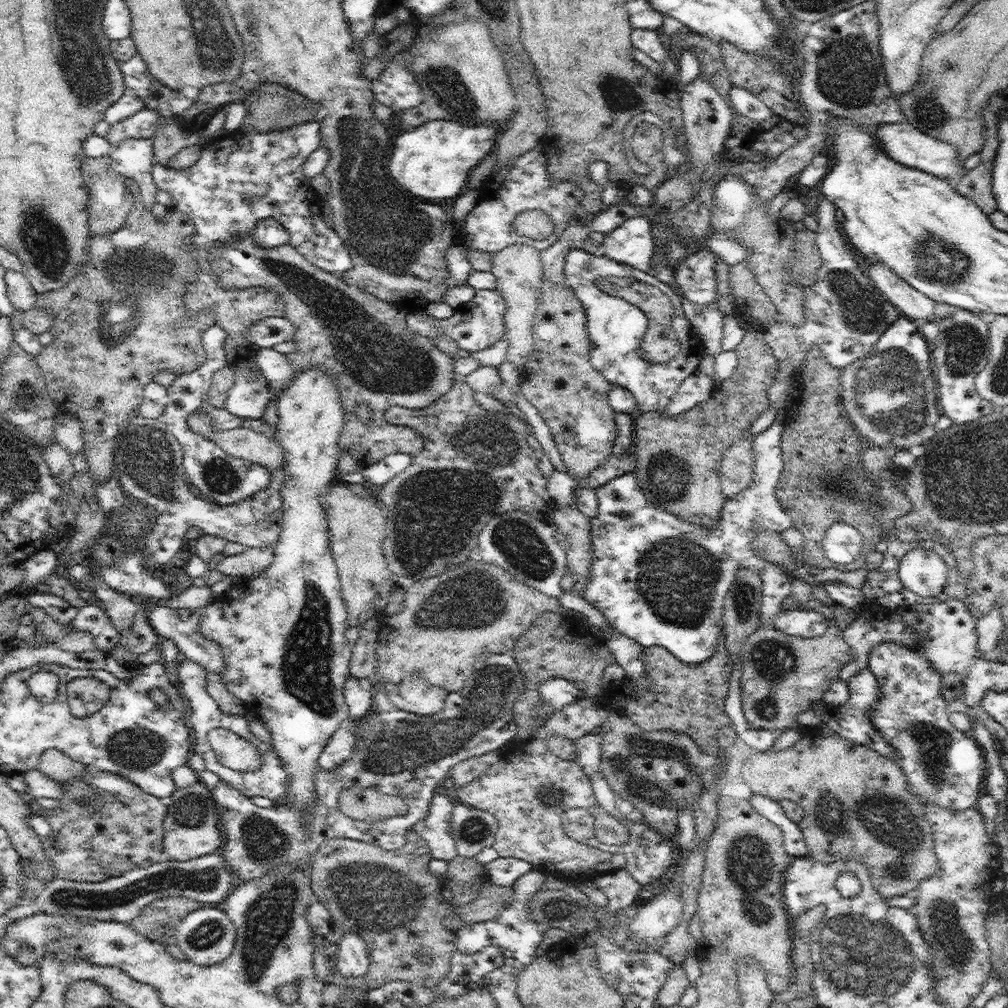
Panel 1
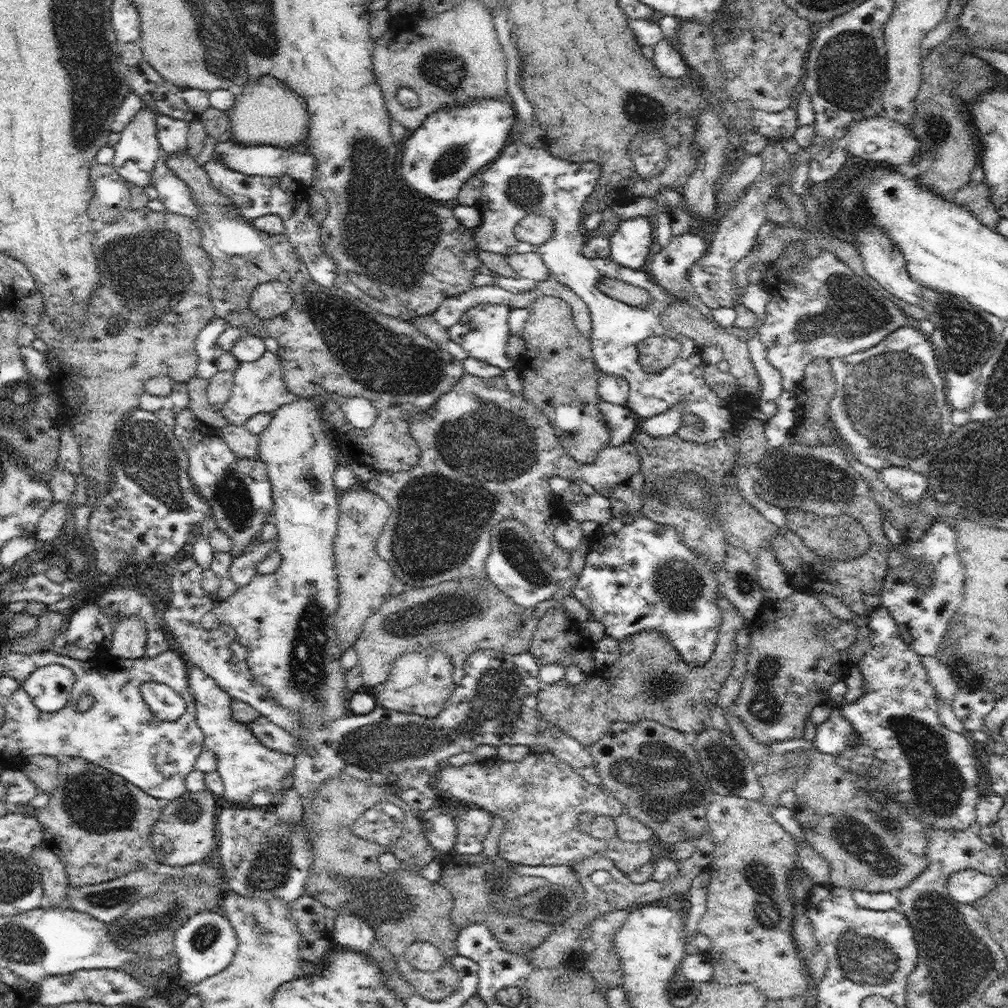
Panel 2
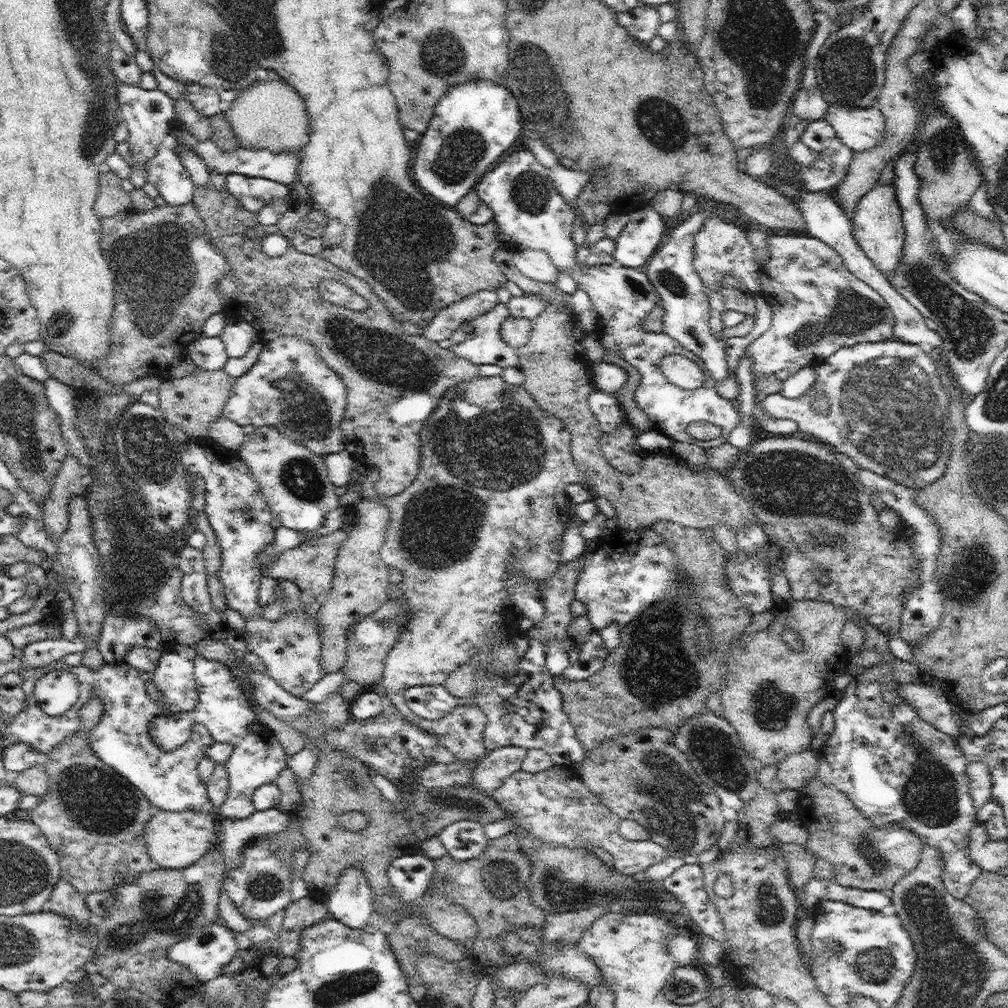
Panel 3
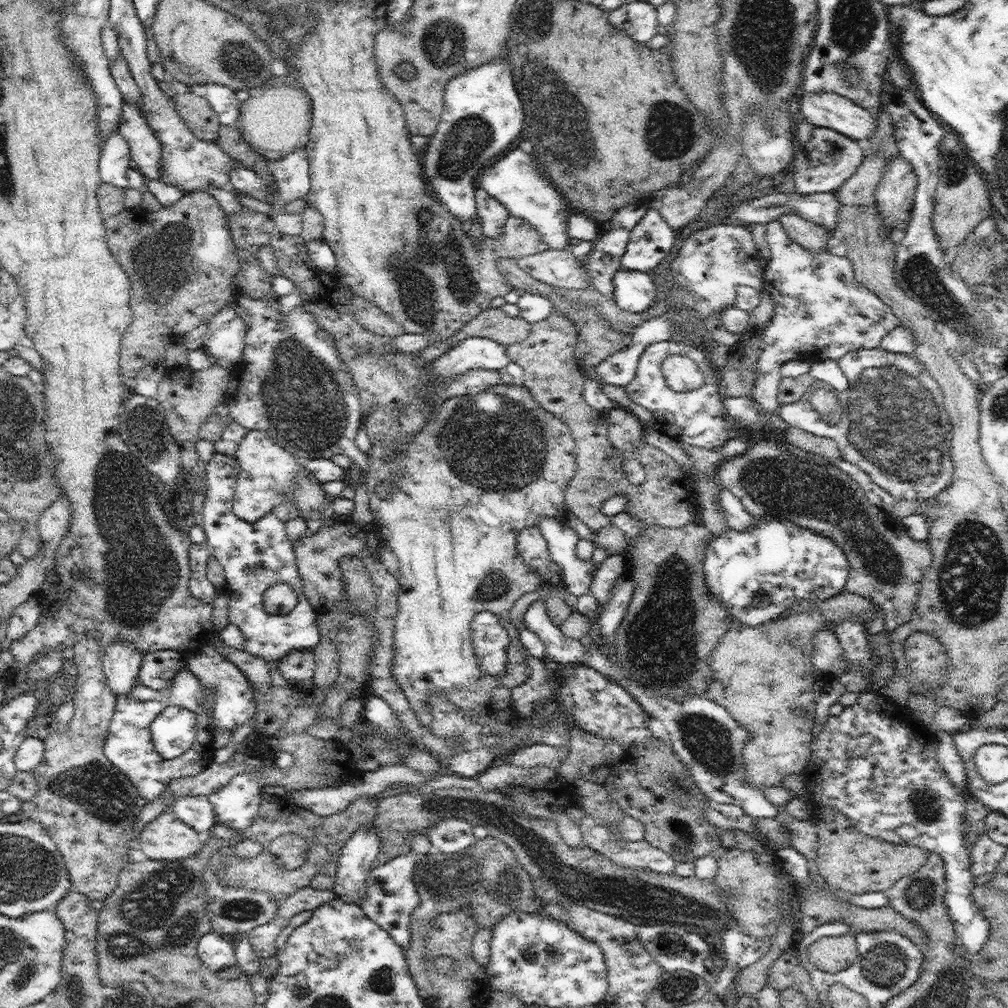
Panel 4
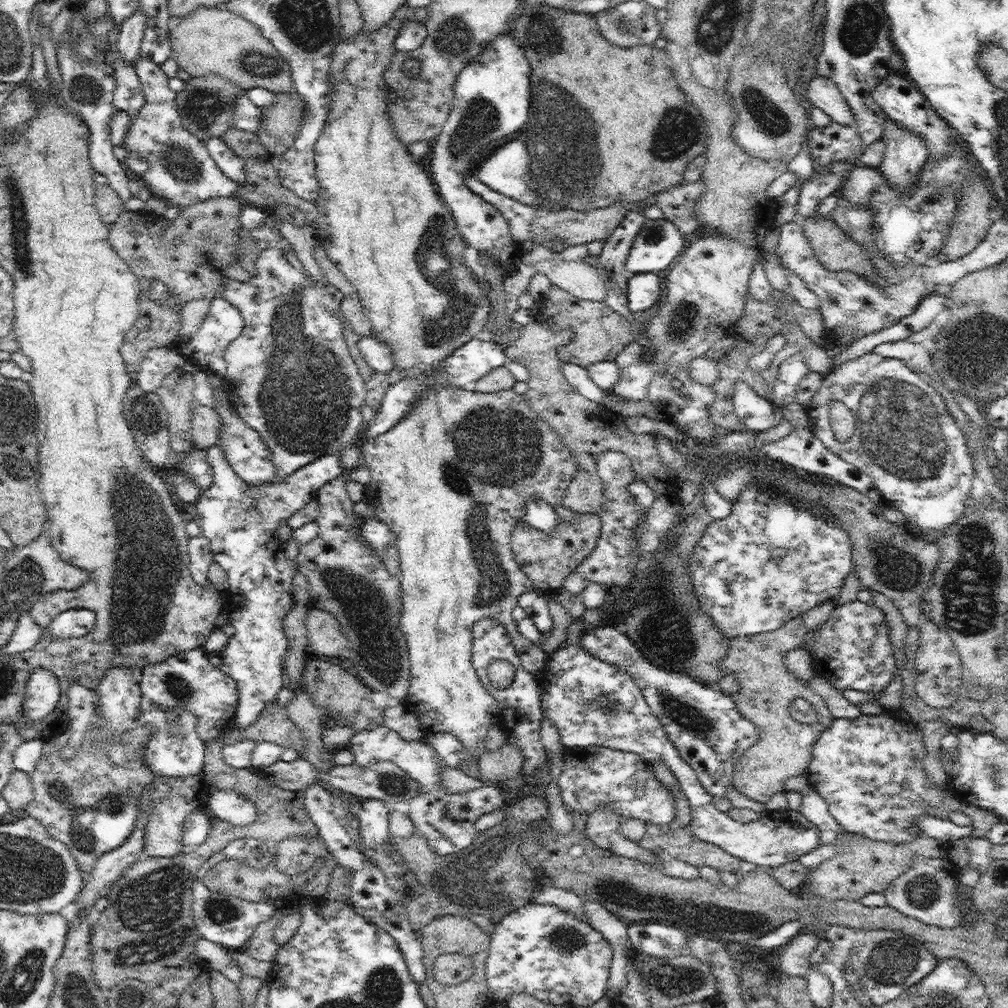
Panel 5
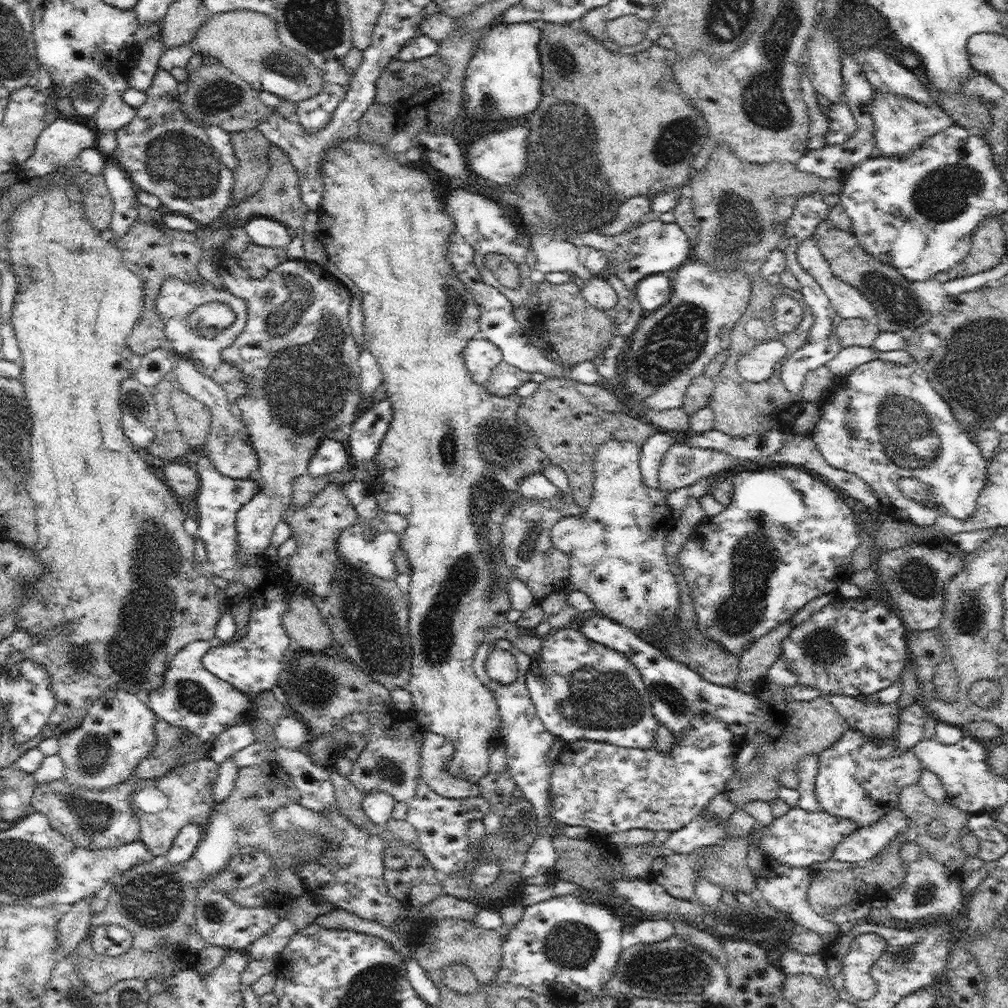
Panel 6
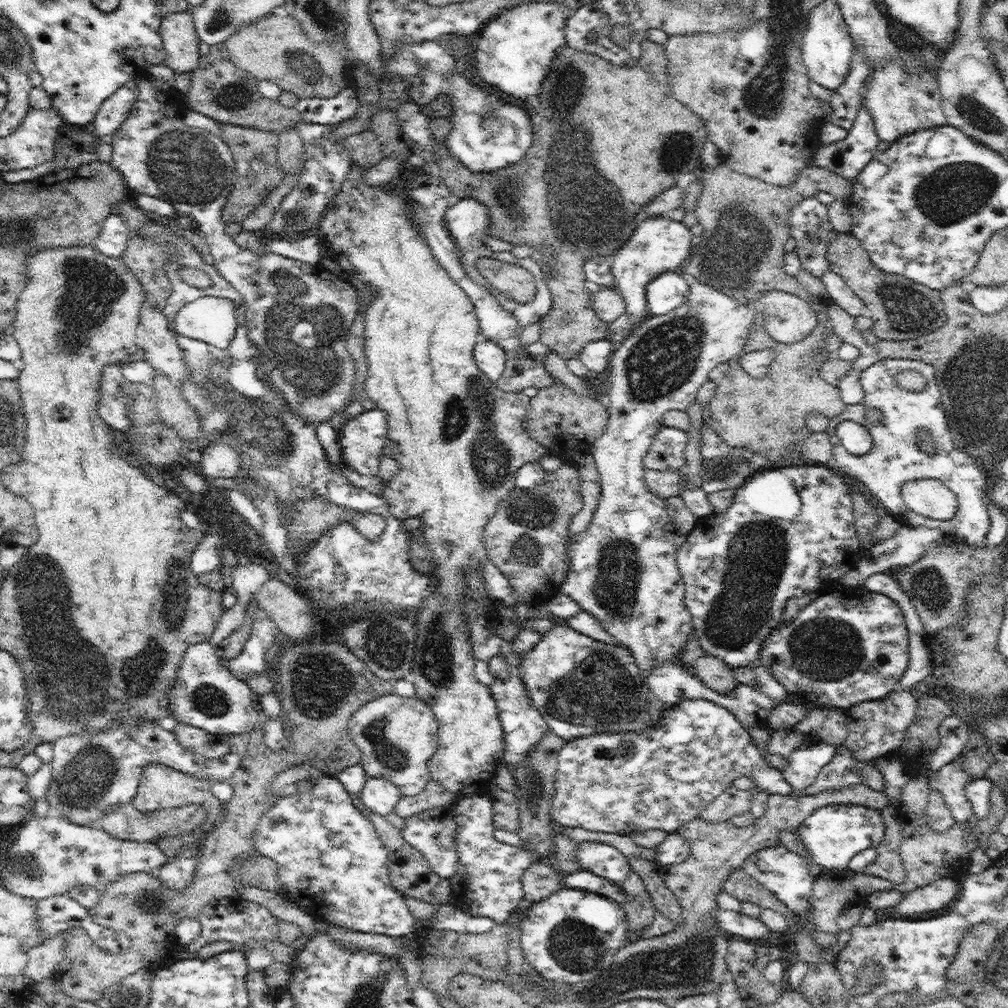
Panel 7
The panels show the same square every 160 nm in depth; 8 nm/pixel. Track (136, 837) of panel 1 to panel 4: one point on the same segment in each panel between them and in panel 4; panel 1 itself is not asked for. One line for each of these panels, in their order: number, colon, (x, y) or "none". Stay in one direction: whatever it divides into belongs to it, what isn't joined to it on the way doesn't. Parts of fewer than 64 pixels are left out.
2: (98, 824)
3: (94, 818)
4: (89, 808)

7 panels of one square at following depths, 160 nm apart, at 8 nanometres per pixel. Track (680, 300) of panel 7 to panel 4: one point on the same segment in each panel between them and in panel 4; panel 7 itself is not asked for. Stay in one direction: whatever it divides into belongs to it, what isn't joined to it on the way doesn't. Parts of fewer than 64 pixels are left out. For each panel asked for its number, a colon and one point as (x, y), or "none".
4: (634, 290)
5: (644, 290)
6: (653, 291)

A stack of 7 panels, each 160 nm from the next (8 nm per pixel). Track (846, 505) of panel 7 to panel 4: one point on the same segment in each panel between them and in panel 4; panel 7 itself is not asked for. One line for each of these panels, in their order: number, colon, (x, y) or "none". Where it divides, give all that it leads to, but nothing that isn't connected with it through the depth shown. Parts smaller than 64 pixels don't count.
4: (757, 574)
5: (771, 560)
6: (786, 537)

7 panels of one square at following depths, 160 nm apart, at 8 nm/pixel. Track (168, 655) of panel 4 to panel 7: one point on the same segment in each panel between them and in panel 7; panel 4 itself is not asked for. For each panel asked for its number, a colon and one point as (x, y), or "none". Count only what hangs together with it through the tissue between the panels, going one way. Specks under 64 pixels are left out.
5: (186, 679)
6: (191, 697)
7: (206, 695)

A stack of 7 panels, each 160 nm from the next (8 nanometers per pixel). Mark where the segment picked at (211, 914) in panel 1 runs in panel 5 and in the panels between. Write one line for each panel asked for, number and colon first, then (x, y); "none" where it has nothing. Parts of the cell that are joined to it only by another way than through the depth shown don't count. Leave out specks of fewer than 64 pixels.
2: (206, 944)
3: (206, 952)
4: (216, 951)
5: (217, 956)

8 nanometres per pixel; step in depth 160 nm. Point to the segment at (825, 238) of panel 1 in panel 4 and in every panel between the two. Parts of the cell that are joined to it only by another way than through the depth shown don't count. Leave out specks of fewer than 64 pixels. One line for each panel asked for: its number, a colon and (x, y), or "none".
2: (820, 308)
3: (818, 306)
4: (823, 312)

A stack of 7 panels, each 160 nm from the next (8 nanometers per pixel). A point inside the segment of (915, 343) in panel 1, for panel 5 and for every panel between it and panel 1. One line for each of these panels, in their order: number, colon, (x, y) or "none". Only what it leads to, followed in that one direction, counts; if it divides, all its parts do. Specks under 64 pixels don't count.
2: (890, 405)
3: (889, 413)
4: (890, 427)
5: (908, 443)

